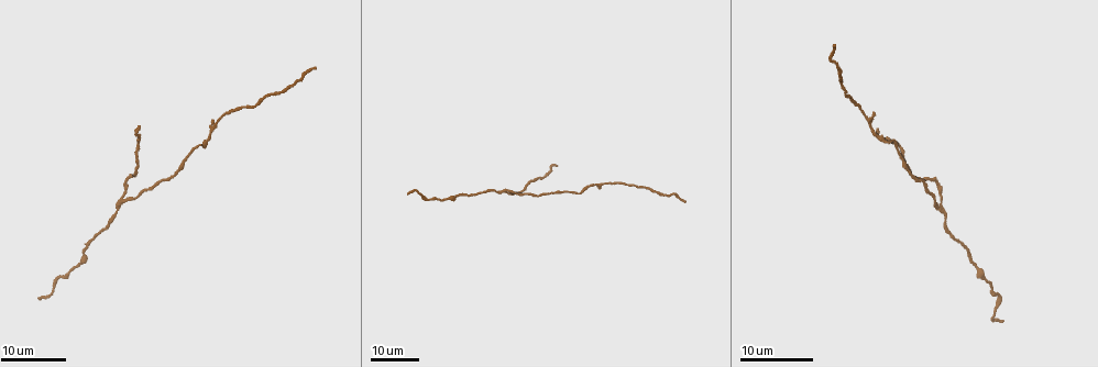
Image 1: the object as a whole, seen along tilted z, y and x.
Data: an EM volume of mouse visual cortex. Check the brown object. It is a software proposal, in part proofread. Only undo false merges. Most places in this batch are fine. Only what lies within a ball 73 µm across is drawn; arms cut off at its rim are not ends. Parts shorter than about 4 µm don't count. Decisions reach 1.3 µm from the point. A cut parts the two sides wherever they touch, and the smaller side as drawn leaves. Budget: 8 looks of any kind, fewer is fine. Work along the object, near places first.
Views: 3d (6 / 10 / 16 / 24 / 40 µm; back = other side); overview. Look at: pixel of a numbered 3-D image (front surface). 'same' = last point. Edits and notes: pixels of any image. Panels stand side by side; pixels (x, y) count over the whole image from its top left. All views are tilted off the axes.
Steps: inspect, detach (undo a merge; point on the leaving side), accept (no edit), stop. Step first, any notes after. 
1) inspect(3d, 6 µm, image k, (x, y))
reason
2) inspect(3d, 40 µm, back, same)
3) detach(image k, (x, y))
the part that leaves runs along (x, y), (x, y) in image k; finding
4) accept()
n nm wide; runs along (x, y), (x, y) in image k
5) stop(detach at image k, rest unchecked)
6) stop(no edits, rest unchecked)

inspect(3d, 24 µm, image 1, (628, 186))

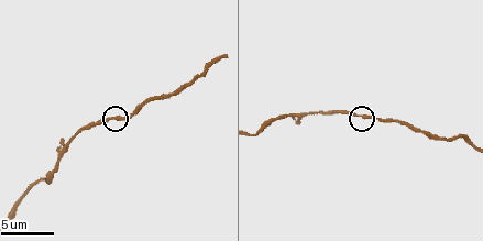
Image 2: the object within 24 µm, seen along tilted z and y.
inspect(3d, 6 µm, image 2, (361, 116))
zoom in

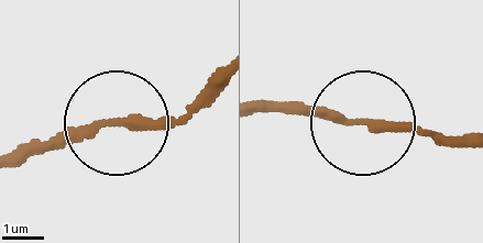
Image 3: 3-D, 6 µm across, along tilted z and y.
inspect(3d, 6 µm, back, image 3, (116, 122))

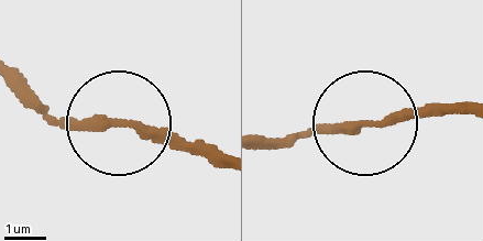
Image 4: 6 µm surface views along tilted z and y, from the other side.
accept()
runs along (223, 170), (112, 122), (34, 112) in image 4; one cell here

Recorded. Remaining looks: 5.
inspect(3d, 16 µm, image 2, (68, 142))

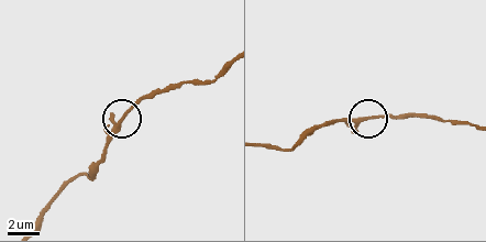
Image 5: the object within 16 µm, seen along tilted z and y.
accept()
runs along (267, 144), (290, 149), (323, 125), (408, 116) in image 5; all the same cell

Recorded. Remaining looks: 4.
inspect(3d, 24 µm, image 1, (106, 223))
thick turns thin

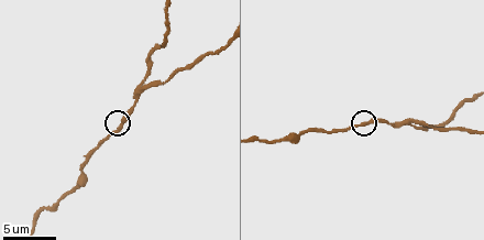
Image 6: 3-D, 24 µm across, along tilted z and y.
inspect(3d, 6 µm, image 6, (362, 122))

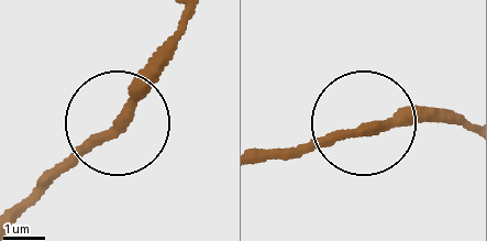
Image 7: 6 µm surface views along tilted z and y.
accept()
runs along (461, 123), (378, 121), (269, 152) in image 7; all the same cell

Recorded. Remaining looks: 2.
inspect(3d, 10 µm, image 6, (139, 85))
two arms in line, one across

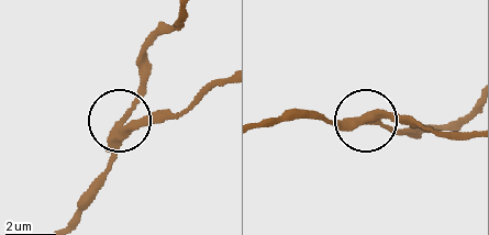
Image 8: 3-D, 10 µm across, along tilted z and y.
inspect(3d, 10 µm, back, image 8, (124, 116))

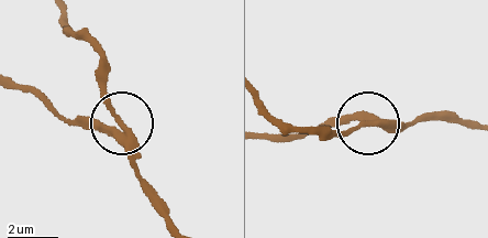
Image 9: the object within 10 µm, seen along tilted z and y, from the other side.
detach(image 9, (107, 96))
side arm 17 µm; a second cell is stuck on

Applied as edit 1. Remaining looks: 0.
stop(detach at image 9, rest unchecked)

